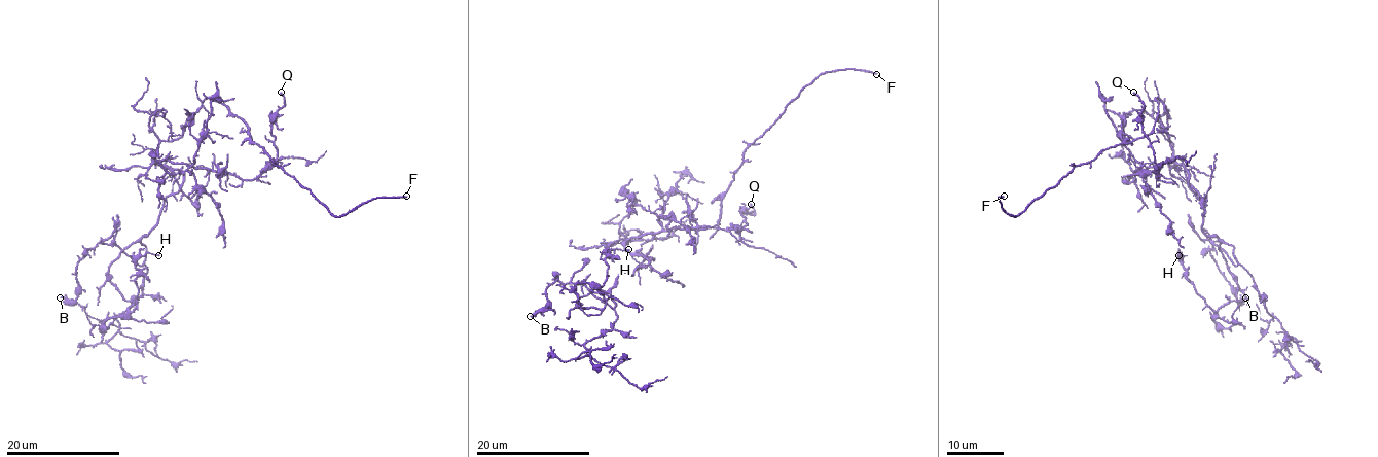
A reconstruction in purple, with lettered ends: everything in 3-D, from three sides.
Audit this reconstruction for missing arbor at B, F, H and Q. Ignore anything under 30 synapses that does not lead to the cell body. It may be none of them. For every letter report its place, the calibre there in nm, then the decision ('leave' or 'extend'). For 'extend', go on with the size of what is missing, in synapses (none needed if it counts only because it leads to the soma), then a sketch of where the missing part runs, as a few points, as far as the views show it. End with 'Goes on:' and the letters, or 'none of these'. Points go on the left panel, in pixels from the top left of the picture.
B: (60, 297) | 150 nm | leave
F: (406, 196) | 160 nm | extend | (406, 196), (416, 196), (396, 175), (377, 179), (347, 177)
H: (158, 255) | 110 nm | leave
Q: (281, 92) | 160 nm | leave
Goes on: F

